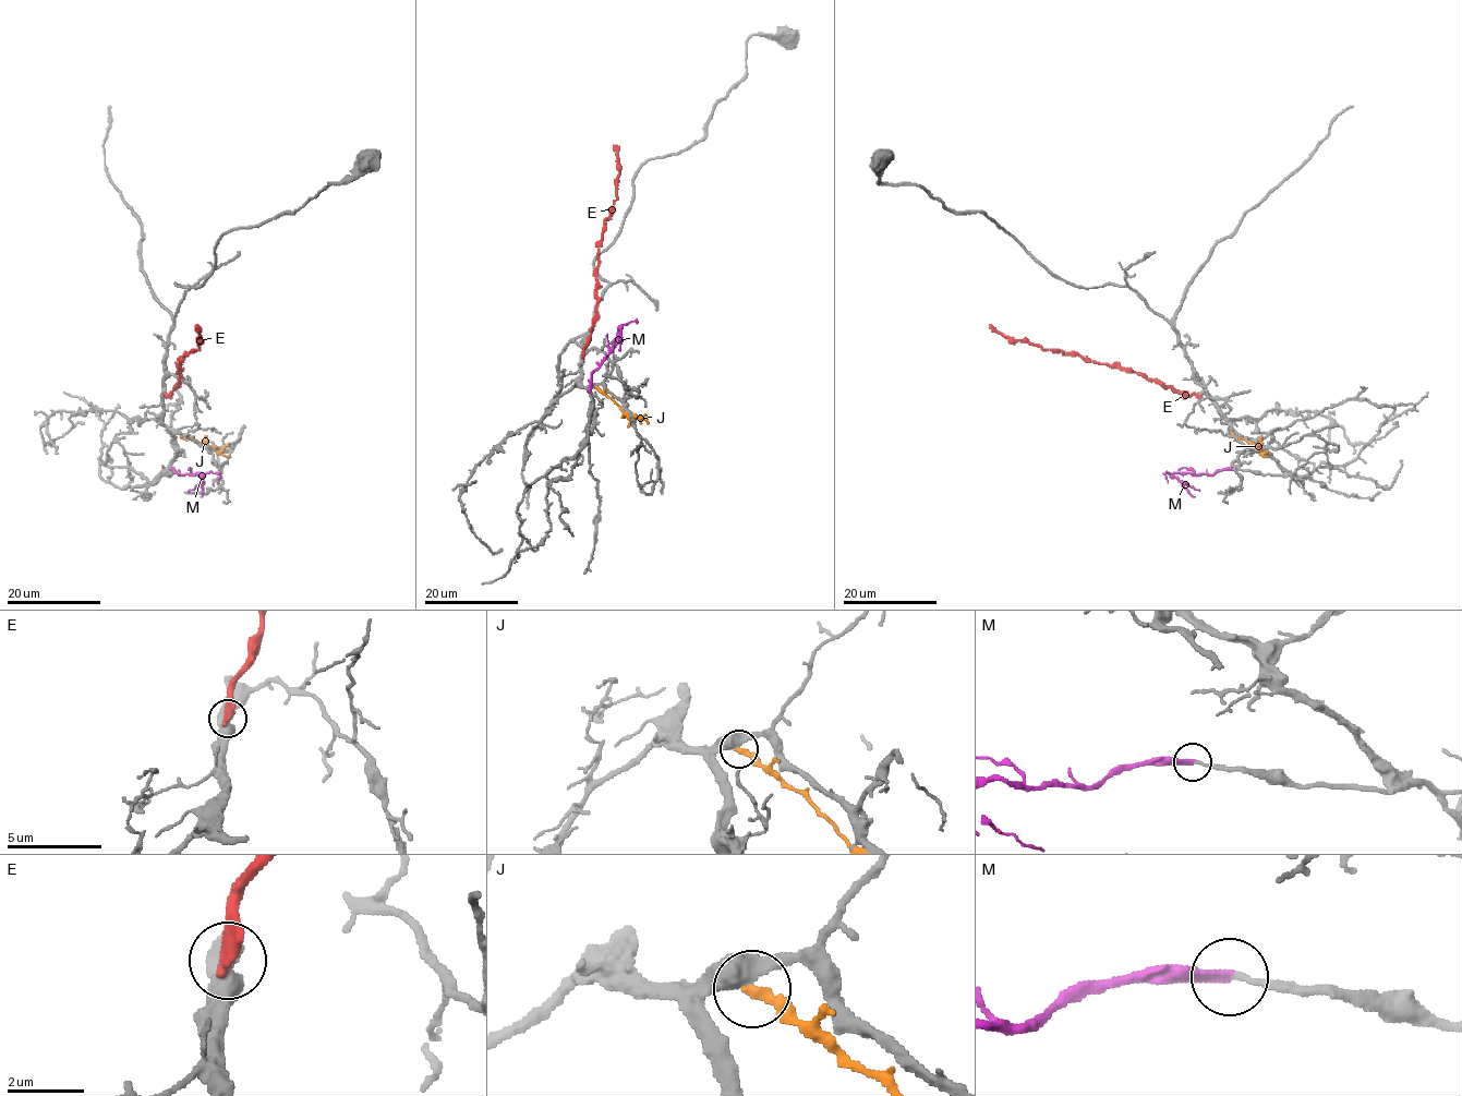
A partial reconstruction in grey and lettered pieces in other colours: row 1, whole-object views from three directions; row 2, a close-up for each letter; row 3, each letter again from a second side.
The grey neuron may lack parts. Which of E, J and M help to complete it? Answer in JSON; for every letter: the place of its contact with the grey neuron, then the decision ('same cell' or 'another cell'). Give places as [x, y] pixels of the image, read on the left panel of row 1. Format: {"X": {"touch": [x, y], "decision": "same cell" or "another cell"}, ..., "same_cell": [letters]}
{"E": {"touch": [164, 393], "decision": "another cell"}, "J": {"touch": [177, 433], "decision": "another cell"}, "M": {"touch": [171, 469], "decision": "same cell"}, "same_cell": ["M"]}

